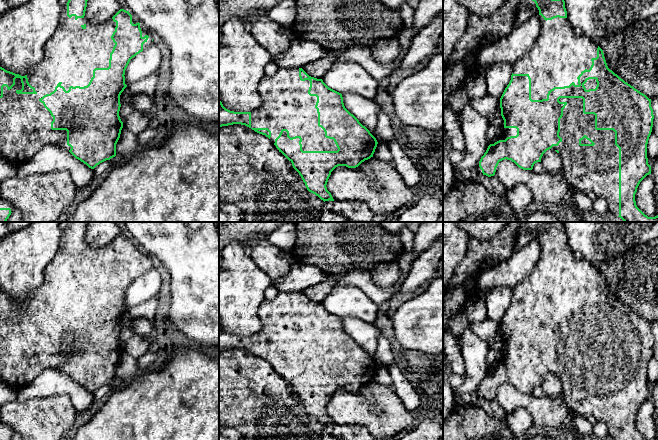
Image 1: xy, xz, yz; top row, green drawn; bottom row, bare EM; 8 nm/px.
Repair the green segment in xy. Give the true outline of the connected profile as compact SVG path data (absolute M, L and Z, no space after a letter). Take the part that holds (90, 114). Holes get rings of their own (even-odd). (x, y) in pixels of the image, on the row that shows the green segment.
M68 0L67 4L62 7L59 24L54 34L44 46L43 59L38 64L32 66L27 75L21 76L0 67L0 155L9 162L20 165L32 158L48 144L58 145L68 150L76 159L80 160L91 169L94 169L100 163L116 156L116 144L123 128L119 111L121 107L120 95L127 87L124 76L125 70L133 57L153 45L153 36L150 31L129 13L129 11L124 9L120 9L112 18L104 22L98 24L90 23L84 17L87 1L88 0Z

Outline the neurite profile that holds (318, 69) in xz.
M342 46L337 50L327 51L326 55L315 63L309 63L302 67L302 69L311 77L322 79L327 71L332 67L335 59L342 53L346 52L350 47Z

